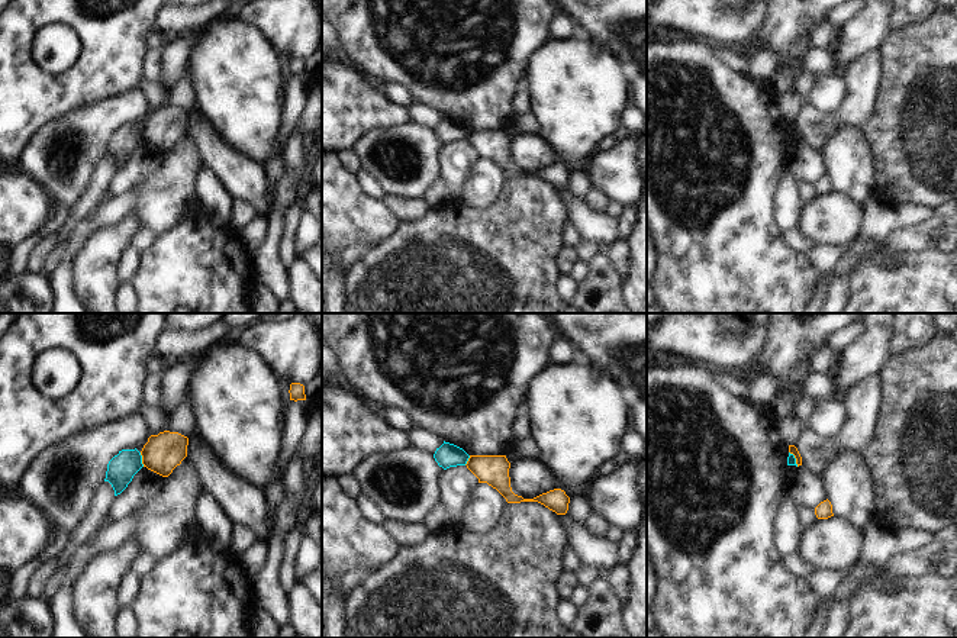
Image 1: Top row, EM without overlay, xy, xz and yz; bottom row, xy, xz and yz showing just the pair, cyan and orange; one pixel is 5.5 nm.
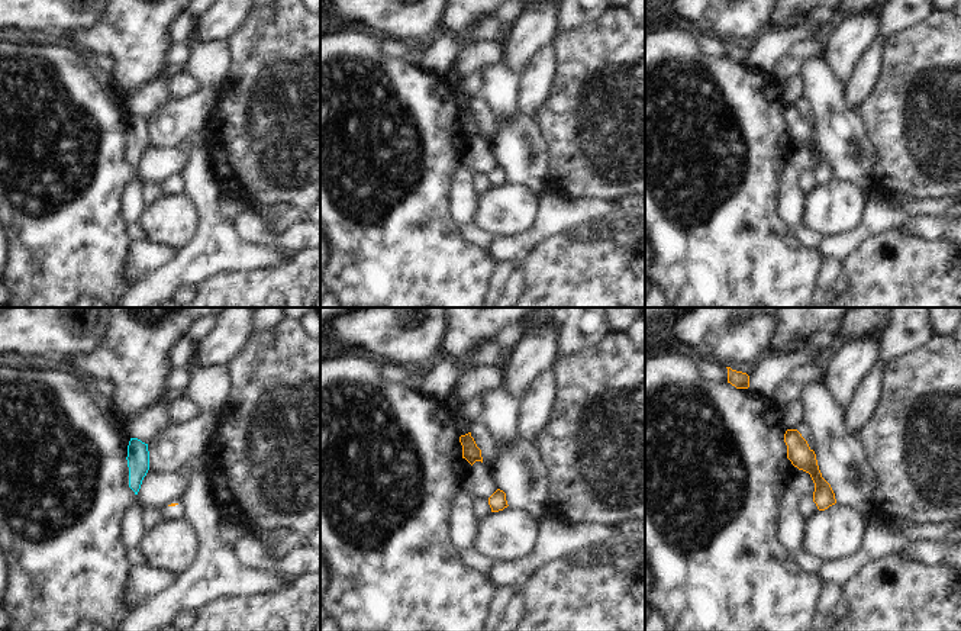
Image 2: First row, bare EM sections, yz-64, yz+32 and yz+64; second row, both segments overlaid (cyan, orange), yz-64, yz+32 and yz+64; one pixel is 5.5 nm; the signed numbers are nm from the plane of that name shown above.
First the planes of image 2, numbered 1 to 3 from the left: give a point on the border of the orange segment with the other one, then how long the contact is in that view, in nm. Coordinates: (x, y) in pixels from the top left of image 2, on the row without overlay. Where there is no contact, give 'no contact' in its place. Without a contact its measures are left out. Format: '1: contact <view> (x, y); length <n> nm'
1: no contact
2: no contact
3: no contact

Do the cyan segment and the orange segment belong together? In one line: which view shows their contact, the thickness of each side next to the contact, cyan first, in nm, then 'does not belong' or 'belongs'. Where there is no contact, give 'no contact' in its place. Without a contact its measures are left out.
contact in xy; calibres 160 and 220 nm; does not belong

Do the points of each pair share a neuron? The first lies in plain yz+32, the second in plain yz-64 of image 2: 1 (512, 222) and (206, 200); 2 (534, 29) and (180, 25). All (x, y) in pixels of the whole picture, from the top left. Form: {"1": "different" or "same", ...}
{"1": "different", "2": "different"}

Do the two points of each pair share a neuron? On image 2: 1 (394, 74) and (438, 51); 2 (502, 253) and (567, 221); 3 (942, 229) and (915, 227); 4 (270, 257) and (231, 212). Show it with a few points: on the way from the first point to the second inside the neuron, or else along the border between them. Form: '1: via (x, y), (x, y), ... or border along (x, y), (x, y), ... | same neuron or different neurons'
1: border along (422, 66), (429, 71), (447, 76) | different neurons
2: via (518, 247), (551, 221) | same neuron
3: via (935, 228), (922, 227) | same neuron
4: border along (221, 195), (219, 213), (232, 225) | different neurons

